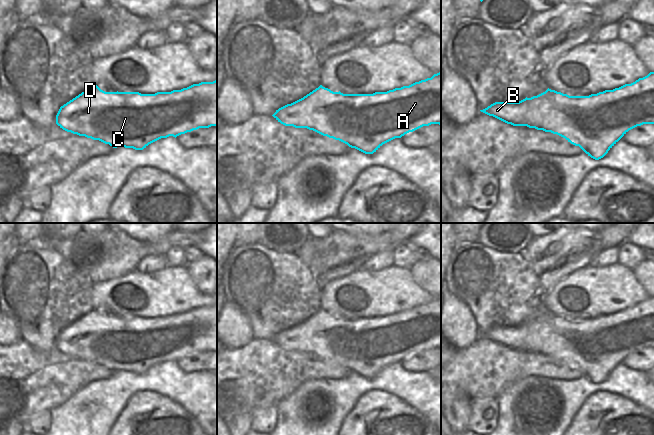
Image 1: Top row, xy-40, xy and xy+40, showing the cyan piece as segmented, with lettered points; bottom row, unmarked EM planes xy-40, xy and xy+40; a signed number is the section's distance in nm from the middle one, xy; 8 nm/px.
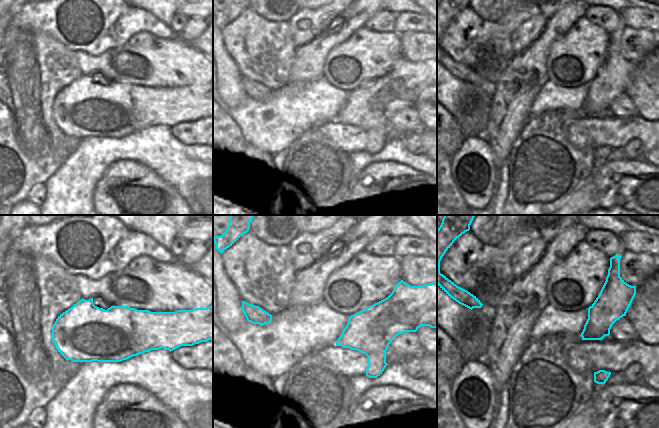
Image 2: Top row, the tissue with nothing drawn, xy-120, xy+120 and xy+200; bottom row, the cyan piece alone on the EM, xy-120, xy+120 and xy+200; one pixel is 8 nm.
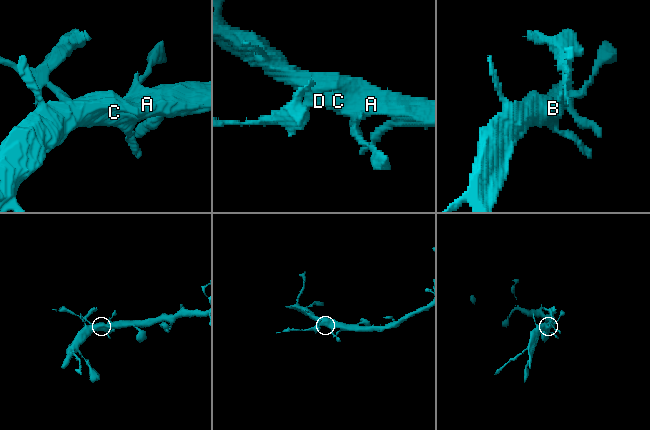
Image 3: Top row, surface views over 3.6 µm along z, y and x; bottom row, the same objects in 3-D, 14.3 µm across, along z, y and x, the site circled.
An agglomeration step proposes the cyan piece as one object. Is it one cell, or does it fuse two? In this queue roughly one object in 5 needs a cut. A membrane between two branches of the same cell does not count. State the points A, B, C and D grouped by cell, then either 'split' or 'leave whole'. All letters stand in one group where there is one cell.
groups A B C D; leave whole

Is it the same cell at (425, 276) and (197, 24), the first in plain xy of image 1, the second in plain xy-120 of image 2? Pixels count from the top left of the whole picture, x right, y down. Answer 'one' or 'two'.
one

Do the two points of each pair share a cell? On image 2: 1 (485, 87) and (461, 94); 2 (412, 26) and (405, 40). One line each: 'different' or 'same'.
1: different
2: different

